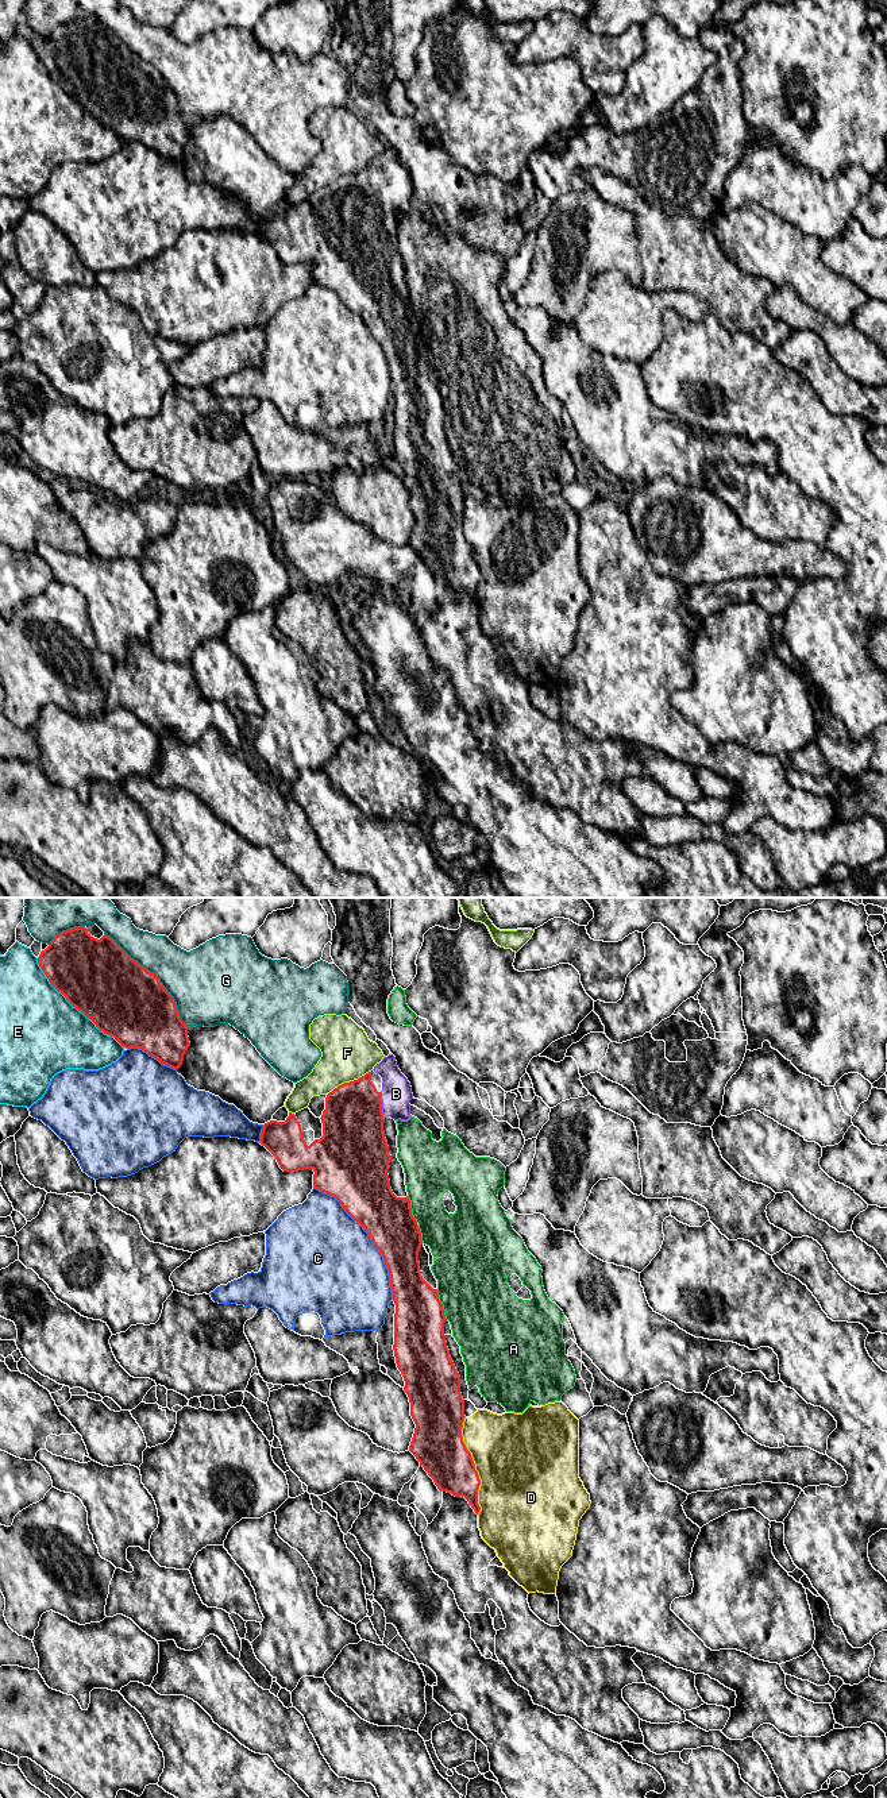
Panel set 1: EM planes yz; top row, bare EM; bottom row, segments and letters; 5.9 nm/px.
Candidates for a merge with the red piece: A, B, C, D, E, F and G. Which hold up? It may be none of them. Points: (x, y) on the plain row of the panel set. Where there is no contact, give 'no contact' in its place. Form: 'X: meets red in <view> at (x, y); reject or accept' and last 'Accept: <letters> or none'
A: meets red in yz at (442, 397); reject
B: meets red in yz at (381, 196); accept
C: meets red in yz at (370, 330); reject
D: meets red in yz at (474, 559); reject
E: meets red in yz at (74, 99); reject
F: meets red in yz at (350, 174); reject
G: meets red in yz at (155, 69); reject
Accept: B

